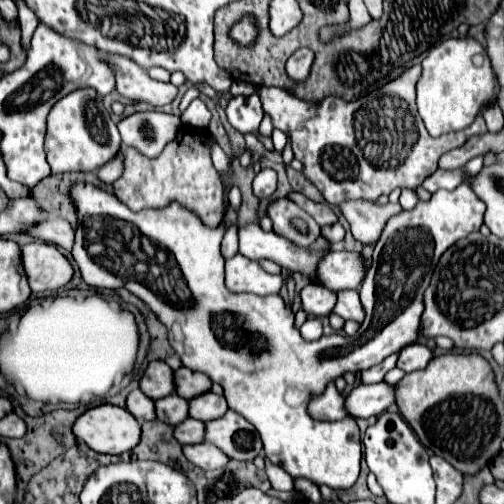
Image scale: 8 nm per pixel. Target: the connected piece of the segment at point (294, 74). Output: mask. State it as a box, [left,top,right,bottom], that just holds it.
[286,48,314,82]

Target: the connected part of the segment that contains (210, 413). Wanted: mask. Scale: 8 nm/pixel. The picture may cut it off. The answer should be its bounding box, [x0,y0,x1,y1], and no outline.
[190,392,228,422]

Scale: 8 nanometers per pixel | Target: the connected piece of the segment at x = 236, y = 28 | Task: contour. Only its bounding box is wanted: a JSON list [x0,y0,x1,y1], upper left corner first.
[230,14,258,48]

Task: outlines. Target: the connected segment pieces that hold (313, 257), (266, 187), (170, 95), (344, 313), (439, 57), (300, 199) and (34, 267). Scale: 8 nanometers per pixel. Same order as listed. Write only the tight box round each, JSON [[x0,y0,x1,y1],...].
[[238,224,328,282],[254,168,276,200],[102,54,178,106],[334,290,364,322],[418,38,494,136],[290,192,338,226],[22,242,74,292]]

